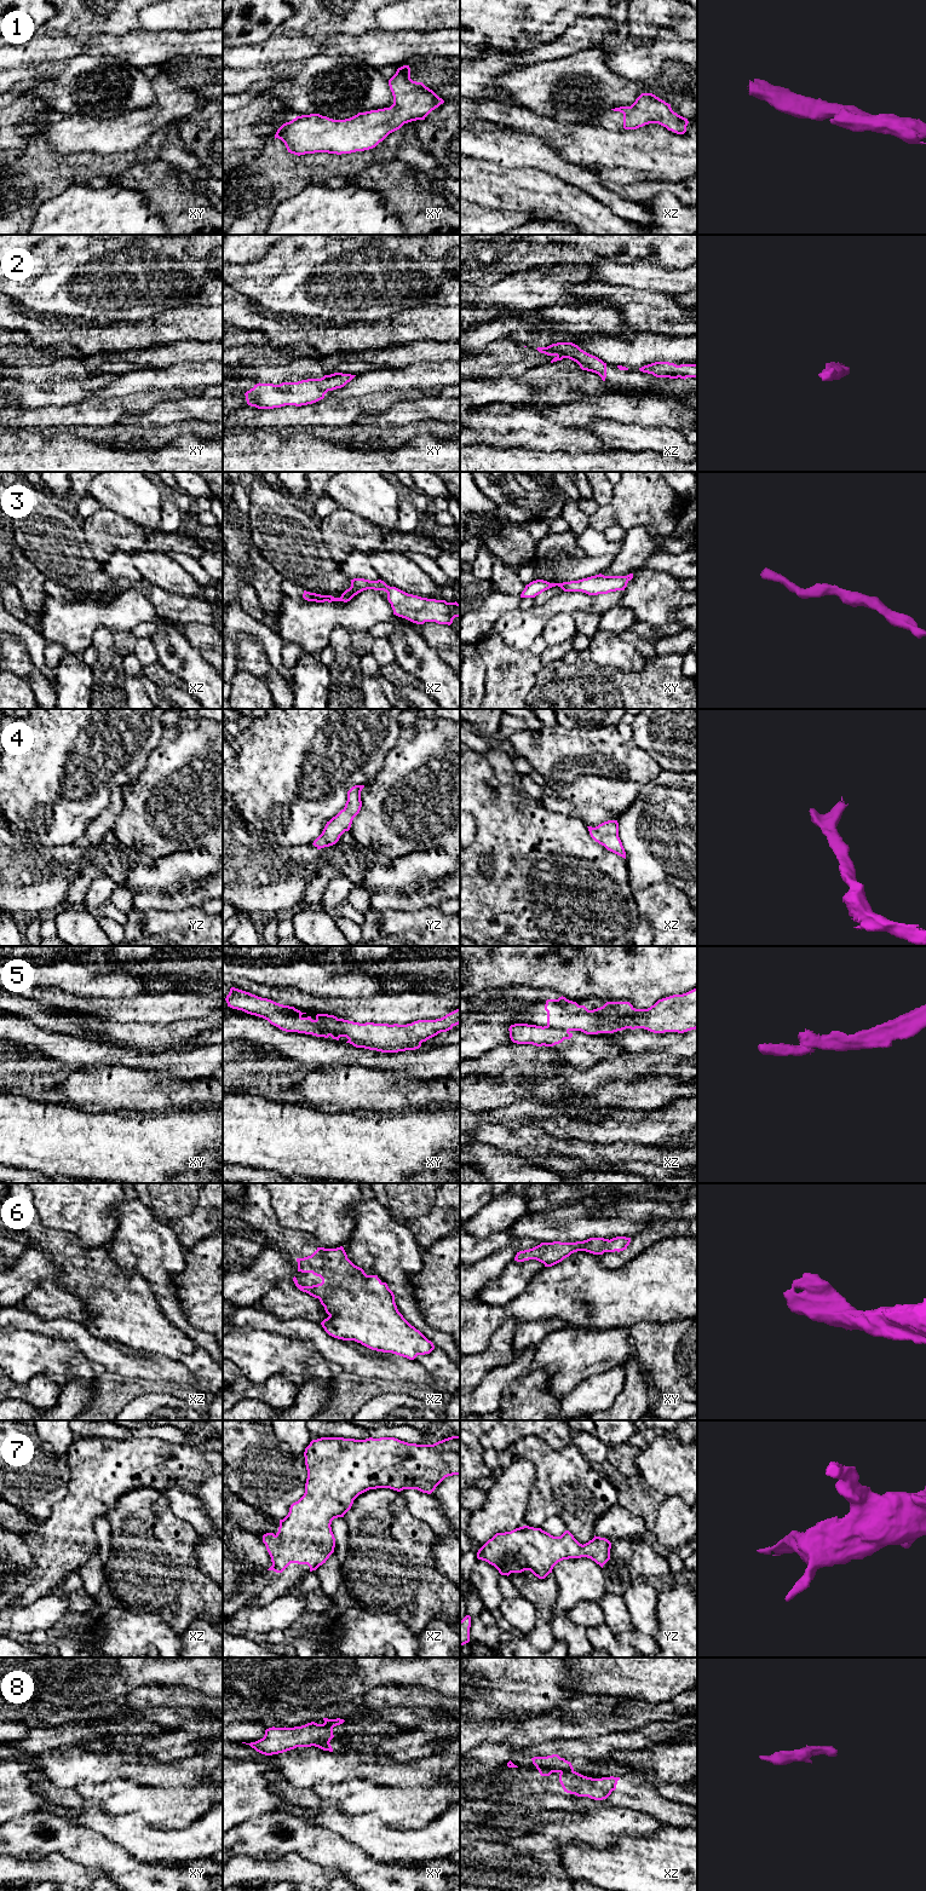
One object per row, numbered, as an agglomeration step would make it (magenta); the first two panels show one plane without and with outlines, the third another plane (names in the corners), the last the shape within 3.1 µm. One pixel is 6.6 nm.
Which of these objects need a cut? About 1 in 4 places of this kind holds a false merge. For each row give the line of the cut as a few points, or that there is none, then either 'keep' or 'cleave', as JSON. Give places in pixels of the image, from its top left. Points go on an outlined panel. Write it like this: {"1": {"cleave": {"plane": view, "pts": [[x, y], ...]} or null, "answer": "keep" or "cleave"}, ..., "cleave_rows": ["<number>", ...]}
{"1": {"cleave": null, "answer": "keep"}, "2": {"cleave": null, "answer": "keep"}, "3": {"cleave": null, "answer": "keep"}, "4": {"cleave": null, "answer": "keep"}, "5": {"cleave": {"plane": "xz", "pts": [[547, 1025], [568, 1032]]}, "answer": "cleave"}, "6": {"cleave": null, "answer": "keep"}, "7": {"cleave": null, "answer": "keep"}, "8": {"cleave": {"plane": "xz", "pts": [[571, 1766], [561, 1773]]}, "answer": "cleave"}, "cleave_rows": ["5", "8"]}

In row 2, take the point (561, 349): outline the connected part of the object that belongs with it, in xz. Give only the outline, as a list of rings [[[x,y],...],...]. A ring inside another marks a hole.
[[[557,342],[547,347],[537,347],[536,350],[547,356],[553,356],[554,358],[551,361],[551,363],[562,361],[563,358],[569,358],[576,362],[582,370],[596,373],[602,377],[603,381],[605,381],[606,363],[598,357],[585,352],[573,342]]]

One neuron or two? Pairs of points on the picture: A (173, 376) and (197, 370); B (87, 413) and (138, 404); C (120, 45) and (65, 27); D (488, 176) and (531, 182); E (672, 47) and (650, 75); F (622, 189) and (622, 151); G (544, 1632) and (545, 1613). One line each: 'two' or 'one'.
A: one
B: one
C: two
D: one
E: one
F: two
G: one

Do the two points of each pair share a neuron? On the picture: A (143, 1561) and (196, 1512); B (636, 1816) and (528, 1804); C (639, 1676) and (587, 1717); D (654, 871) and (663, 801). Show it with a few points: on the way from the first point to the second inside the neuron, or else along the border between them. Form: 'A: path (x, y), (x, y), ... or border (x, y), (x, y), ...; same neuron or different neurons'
A: border (167, 1502), (168, 1509), (185, 1521), (197, 1535); different neurons
B: border (611, 1806), (585, 1810); different neurons
C: border (585, 1694), (620, 1696), (626, 1700), (640, 1699); different neurons
D: path (654, 854), (663, 842), (663, 818); same neuron

